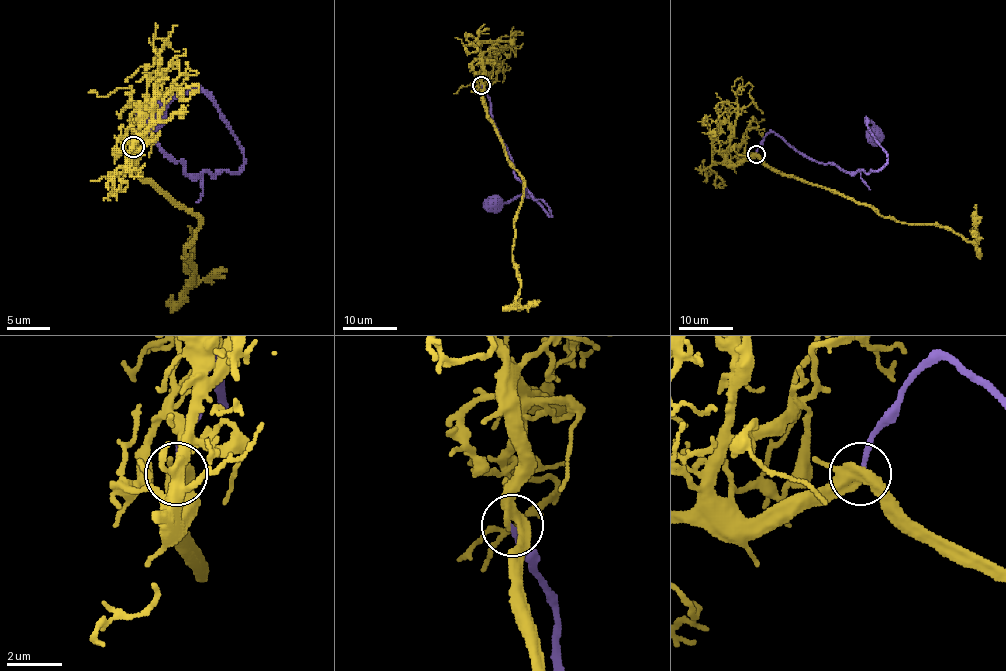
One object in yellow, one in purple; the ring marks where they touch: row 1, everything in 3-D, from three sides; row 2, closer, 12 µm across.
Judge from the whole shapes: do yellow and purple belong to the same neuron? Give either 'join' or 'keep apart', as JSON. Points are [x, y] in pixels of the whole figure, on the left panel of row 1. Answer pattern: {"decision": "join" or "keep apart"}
{"decision": "join"}

